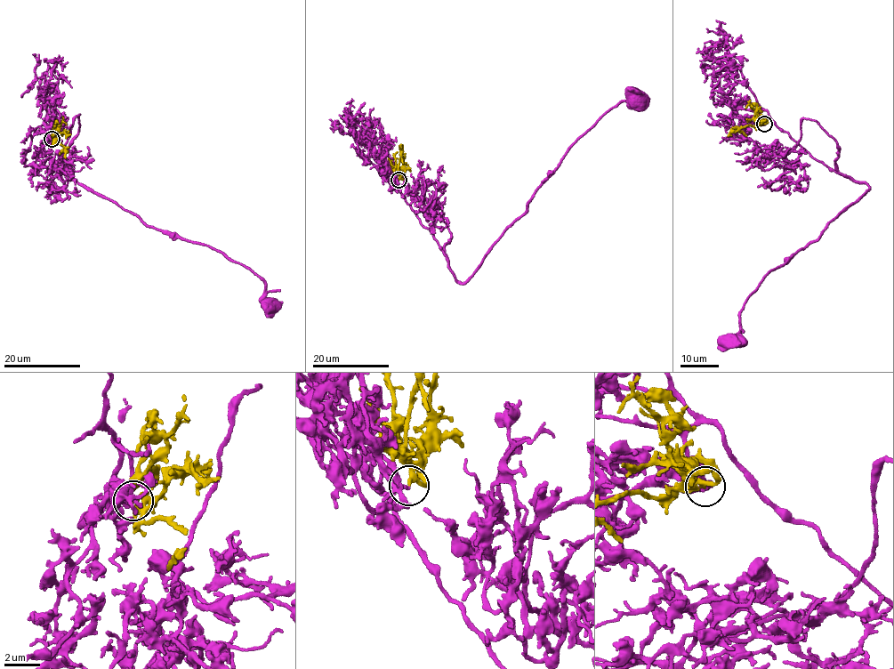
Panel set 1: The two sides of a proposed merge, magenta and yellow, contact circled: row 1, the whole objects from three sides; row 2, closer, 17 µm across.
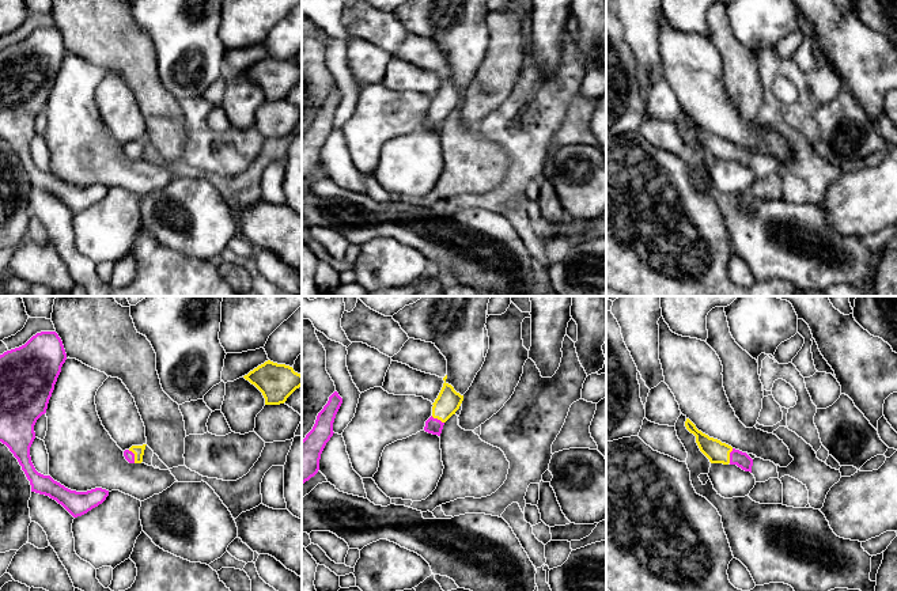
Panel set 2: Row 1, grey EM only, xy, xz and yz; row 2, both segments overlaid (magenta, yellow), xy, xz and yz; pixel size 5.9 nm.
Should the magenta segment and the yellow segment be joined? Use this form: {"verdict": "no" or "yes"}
{"verdict": "yes"}

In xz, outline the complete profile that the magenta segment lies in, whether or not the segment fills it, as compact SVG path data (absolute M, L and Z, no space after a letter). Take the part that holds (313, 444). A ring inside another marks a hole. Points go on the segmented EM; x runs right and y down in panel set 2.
M334 391L318 413L313 429L302 440L302 484L314 477L319 470L321 454L334 433L333 423L341 404L342 398Z

